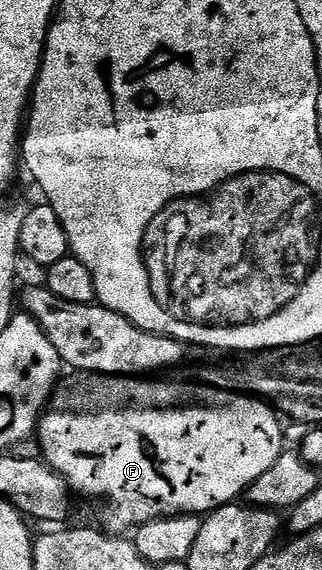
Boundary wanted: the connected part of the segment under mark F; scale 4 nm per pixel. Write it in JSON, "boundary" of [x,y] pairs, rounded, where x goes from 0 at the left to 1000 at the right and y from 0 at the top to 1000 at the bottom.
{"boundary":[[[280,654],[261,656],[255,661],[233,661],[233,667],[224,672],[199,670],[193,677],[180,681],[161,691],[152,702],[152,712],[137,719],[115,751],[115,772],[121,770],[121,784],[134,793],[127,793],[127,804],[146,818],[161,819],[174,830],[180,830],[199,844],[205,844],[211,856],[236,870],[261,868],[270,875],[320,875],[320,904],[332,909],[332,918],[345,925],[360,925],[360,933],[382,935],[382,932],[398,925],[398,928],[416,928],[435,925],[444,918],[460,918],[478,911],[522,911],[528,904],[612,904],[621,907],[640,905],[658,896],[671,896],[680,889],[699,889],[708,882],[727,882],[764,863],[770,854],[786,851],[786,844],[798,844],[798,837],[811,837],[811,830],[823,830],[823,823],[835,823],[860,809],[860,802],[879,796],[885,789],[885,779],[879,779],[879,749],[866,740],[873,740],[870,730],[857,726],[851,719],[820,702],[801,696],[770,696],[752,689],[720,691],[711,686],[683,686],[677,682],[658,682],[640,675],[618,675],[618,681],[602,686],[593,679],[528,679],[519,672],[469,672],[481,668],[447,668],[432,661],[373,661],[366,658],[289,658]]]}

